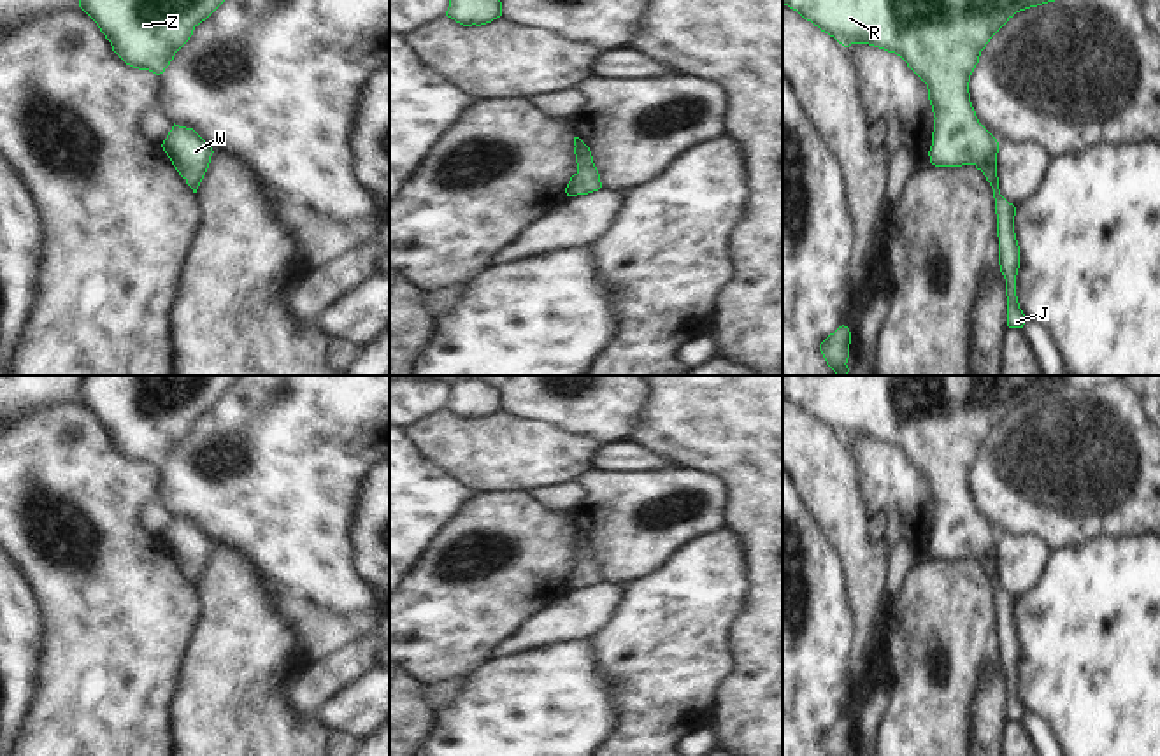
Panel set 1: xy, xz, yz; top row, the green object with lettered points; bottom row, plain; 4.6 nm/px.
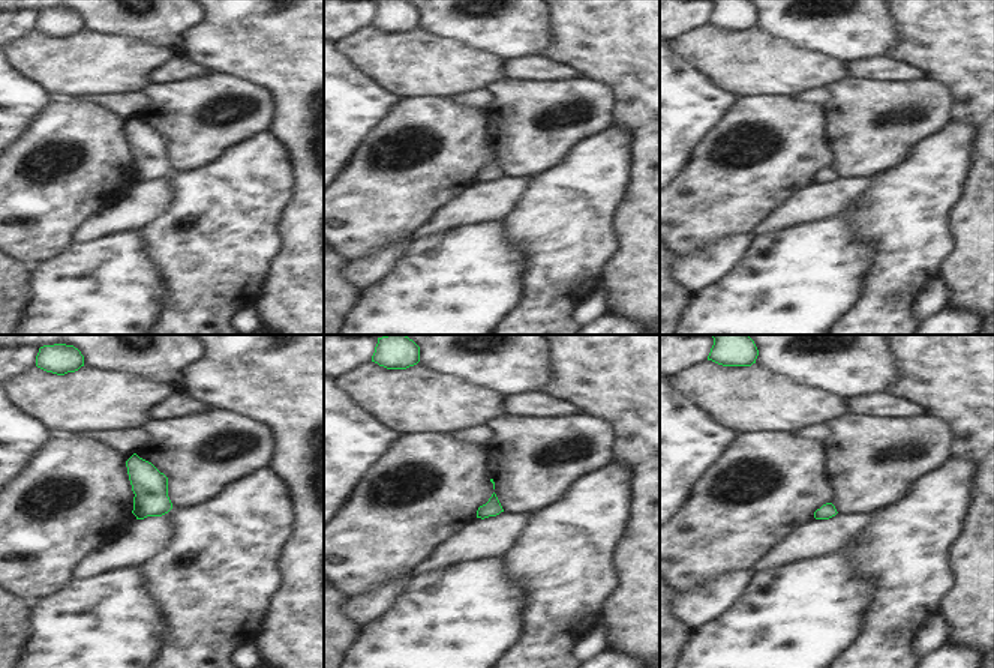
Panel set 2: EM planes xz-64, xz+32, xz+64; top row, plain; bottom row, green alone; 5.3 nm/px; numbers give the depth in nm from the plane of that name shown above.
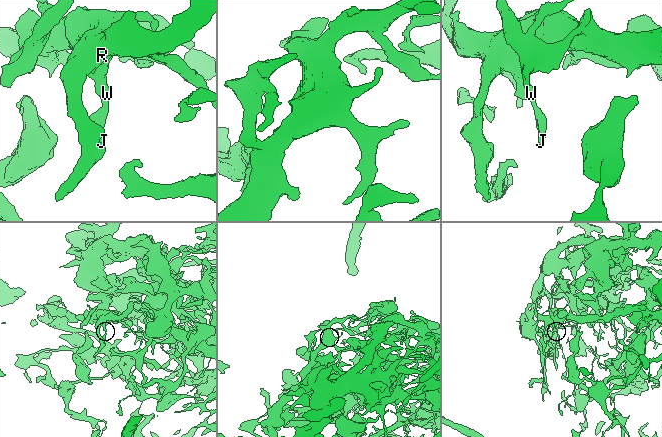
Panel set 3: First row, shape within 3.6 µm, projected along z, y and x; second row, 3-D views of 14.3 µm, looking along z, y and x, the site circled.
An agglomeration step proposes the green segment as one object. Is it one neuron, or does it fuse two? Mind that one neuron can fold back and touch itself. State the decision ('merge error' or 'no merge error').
no merge error

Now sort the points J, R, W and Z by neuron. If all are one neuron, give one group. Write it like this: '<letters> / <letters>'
J R W Z

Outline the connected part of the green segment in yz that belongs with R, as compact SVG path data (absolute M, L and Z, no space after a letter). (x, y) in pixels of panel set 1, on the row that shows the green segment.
M783 0L844 47L869 44L900 56L927 84L934 112L930 163L974 165L993 189L1007 326L1023 328L1016 296L1016 207L999 189L997 139L979 123L969 82L990 39L1020 11L1055 0Z

